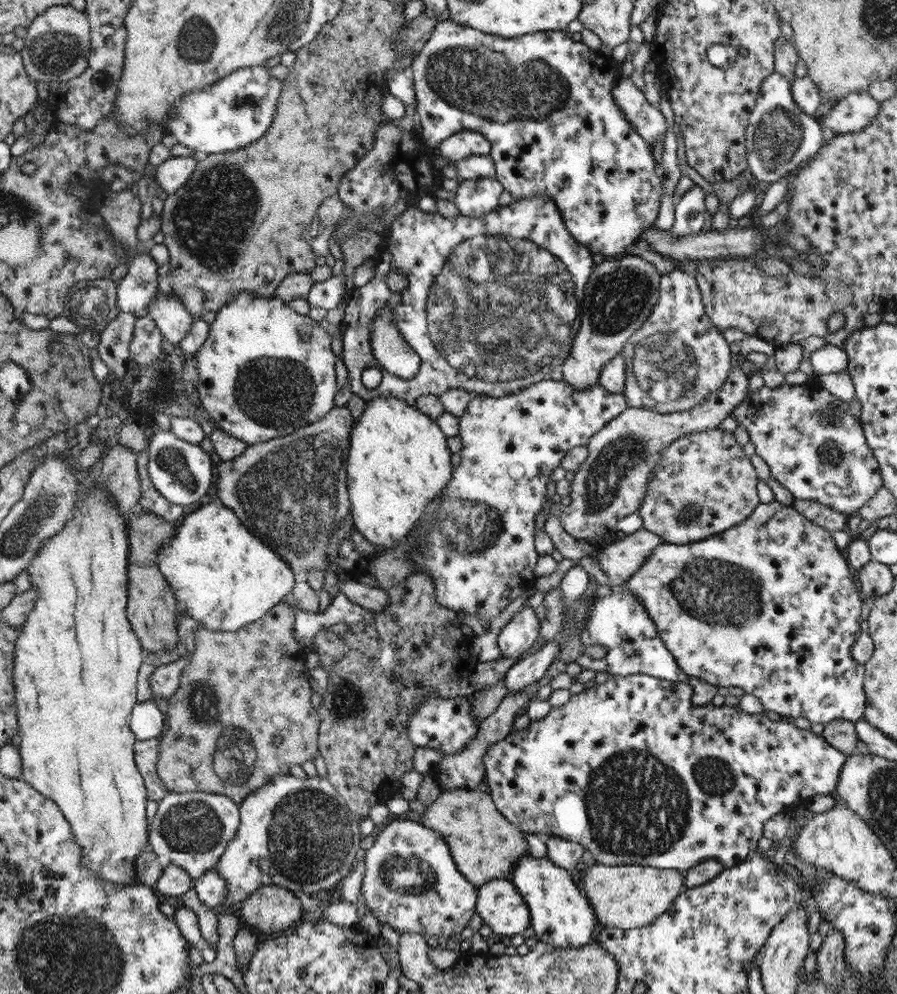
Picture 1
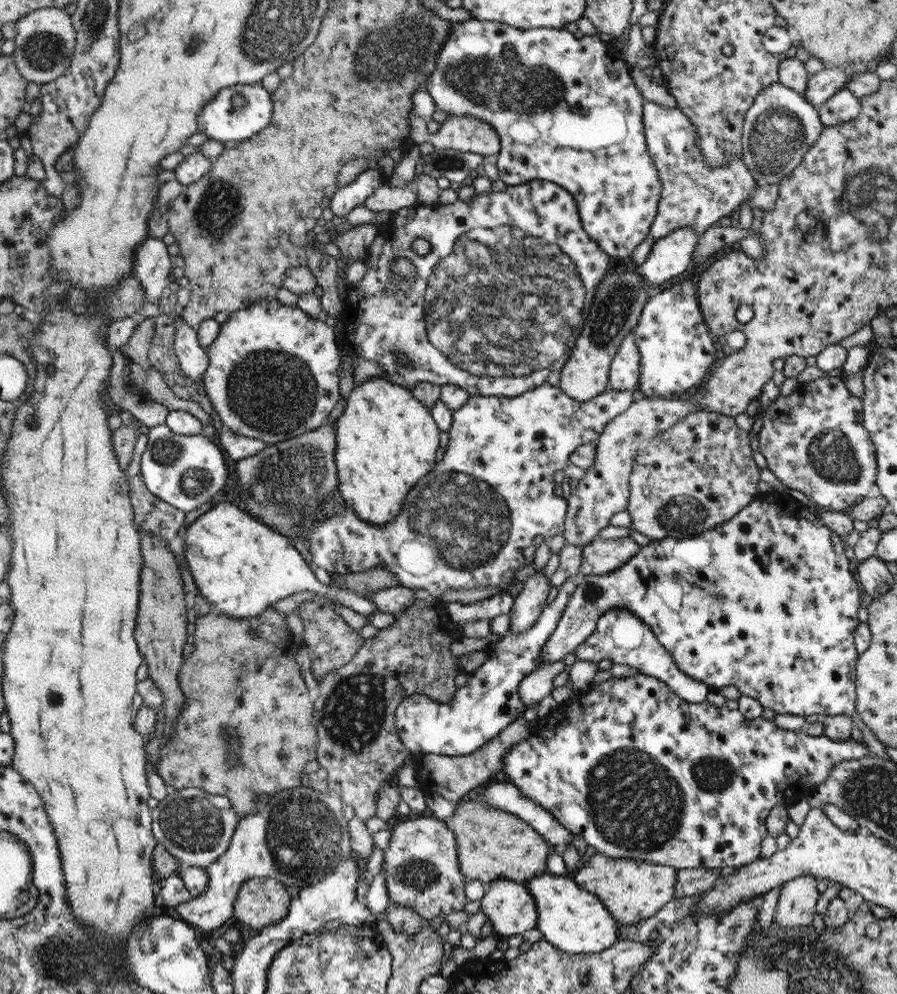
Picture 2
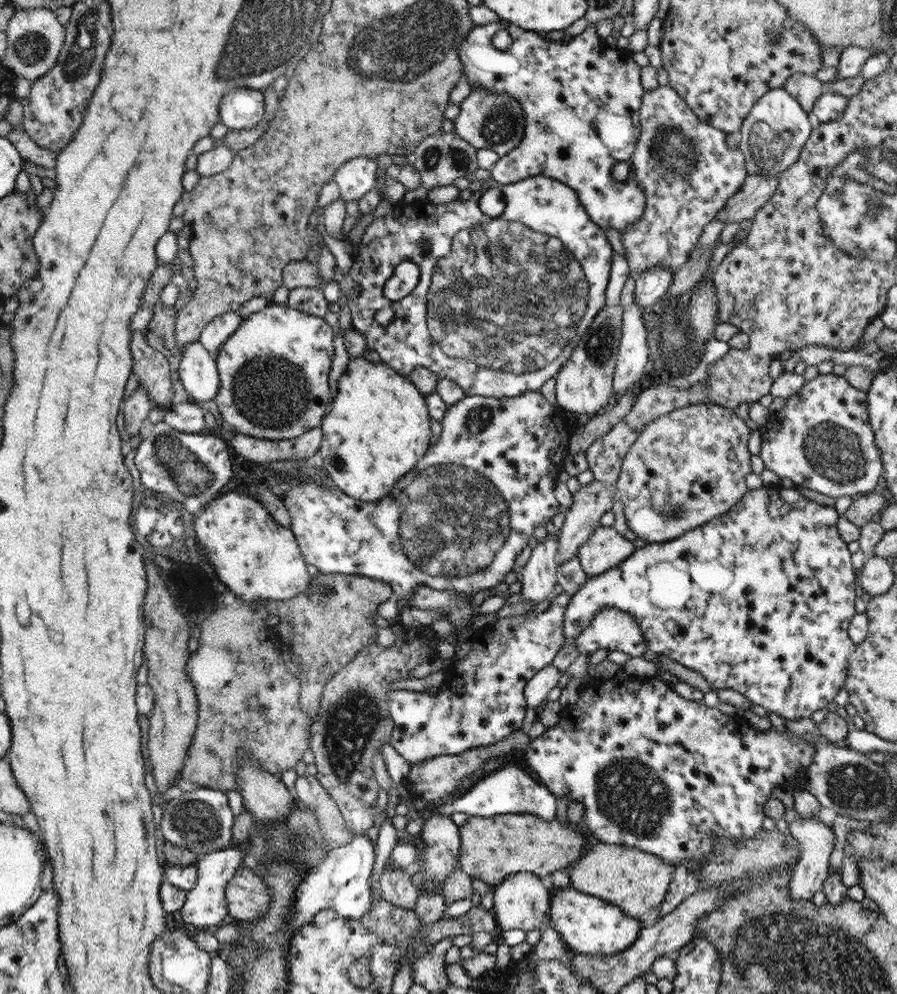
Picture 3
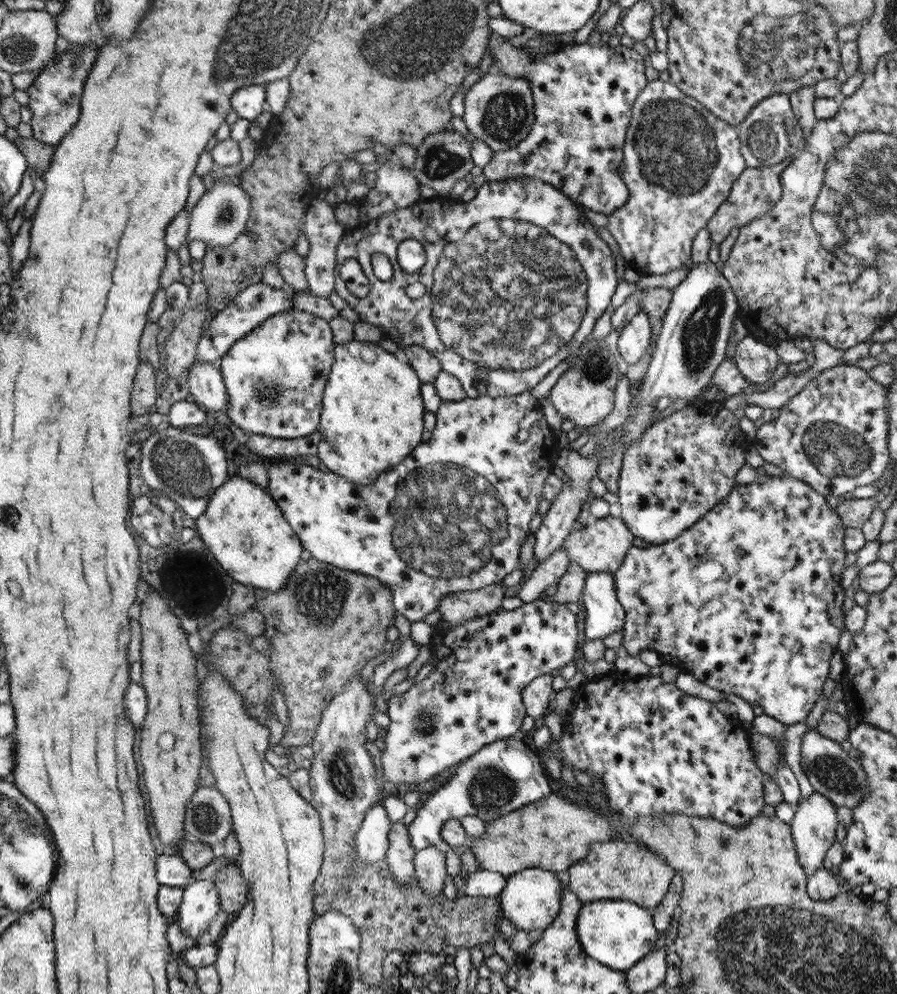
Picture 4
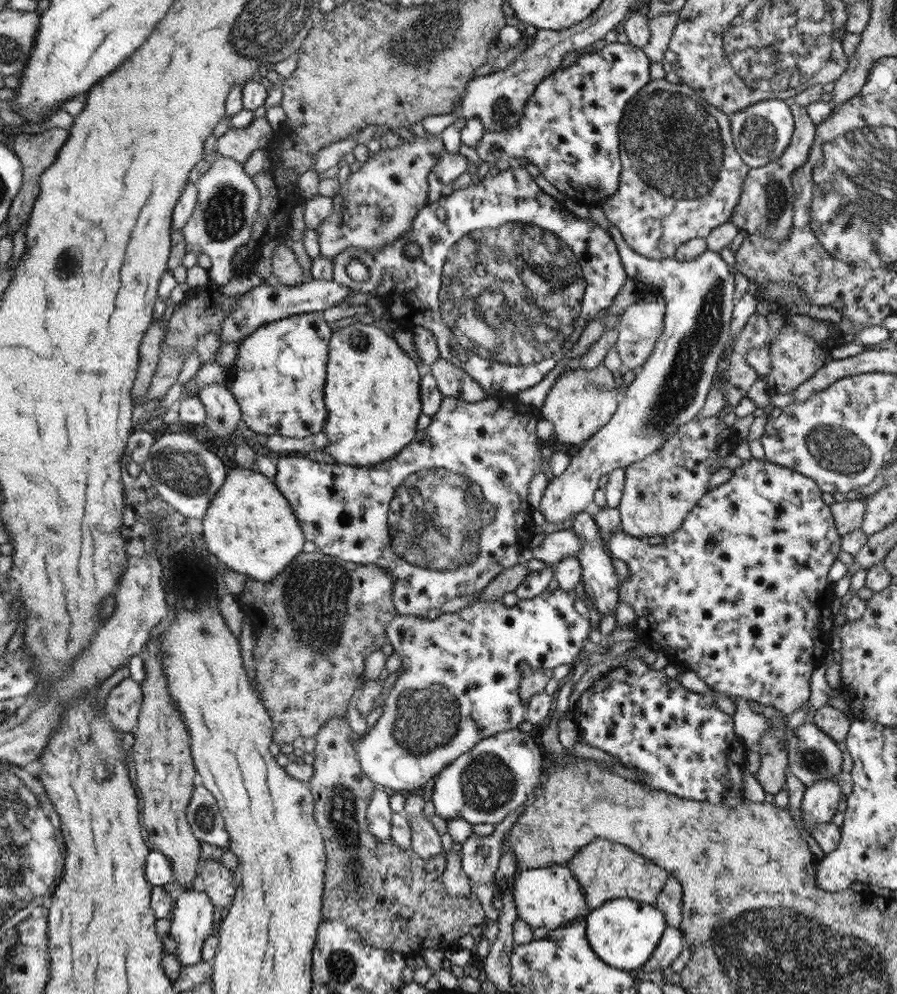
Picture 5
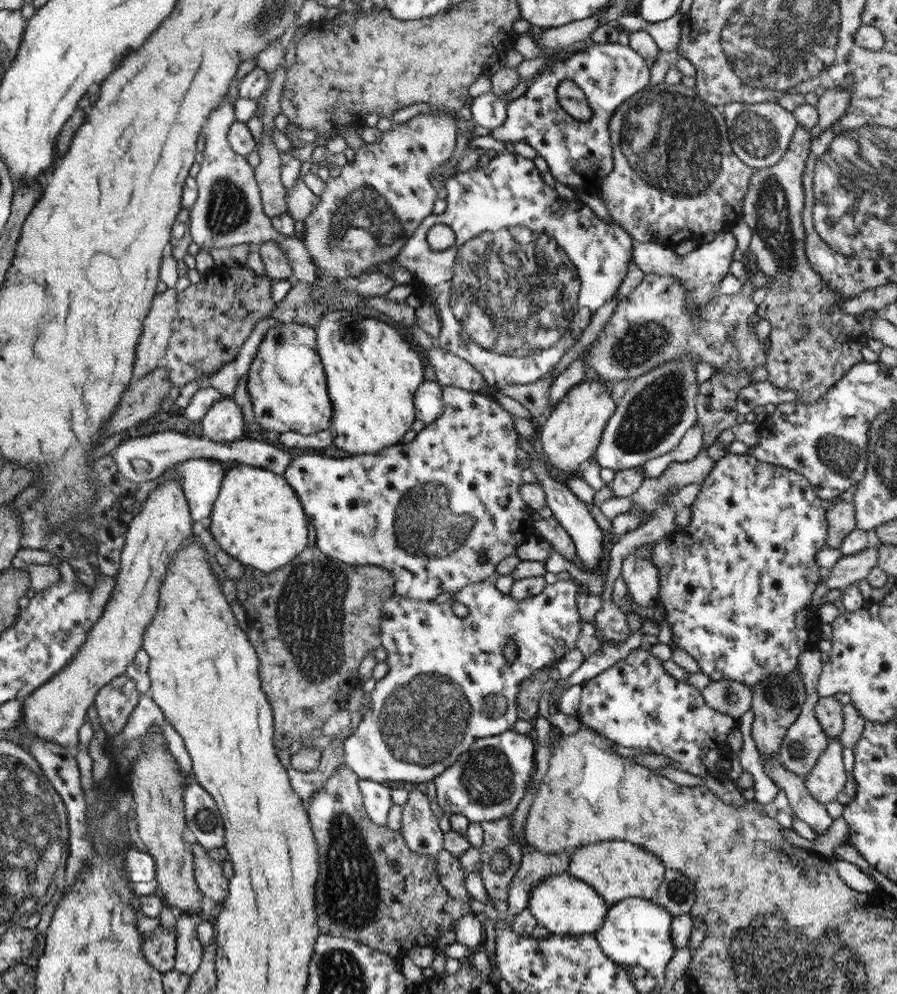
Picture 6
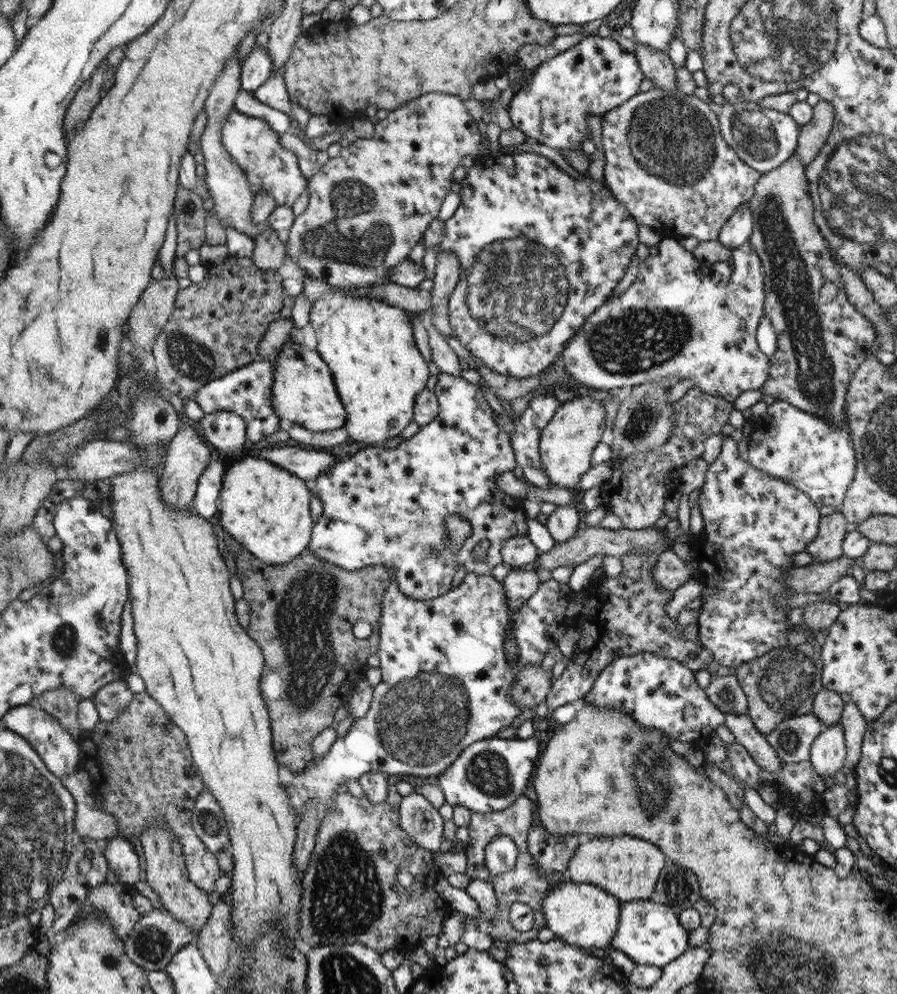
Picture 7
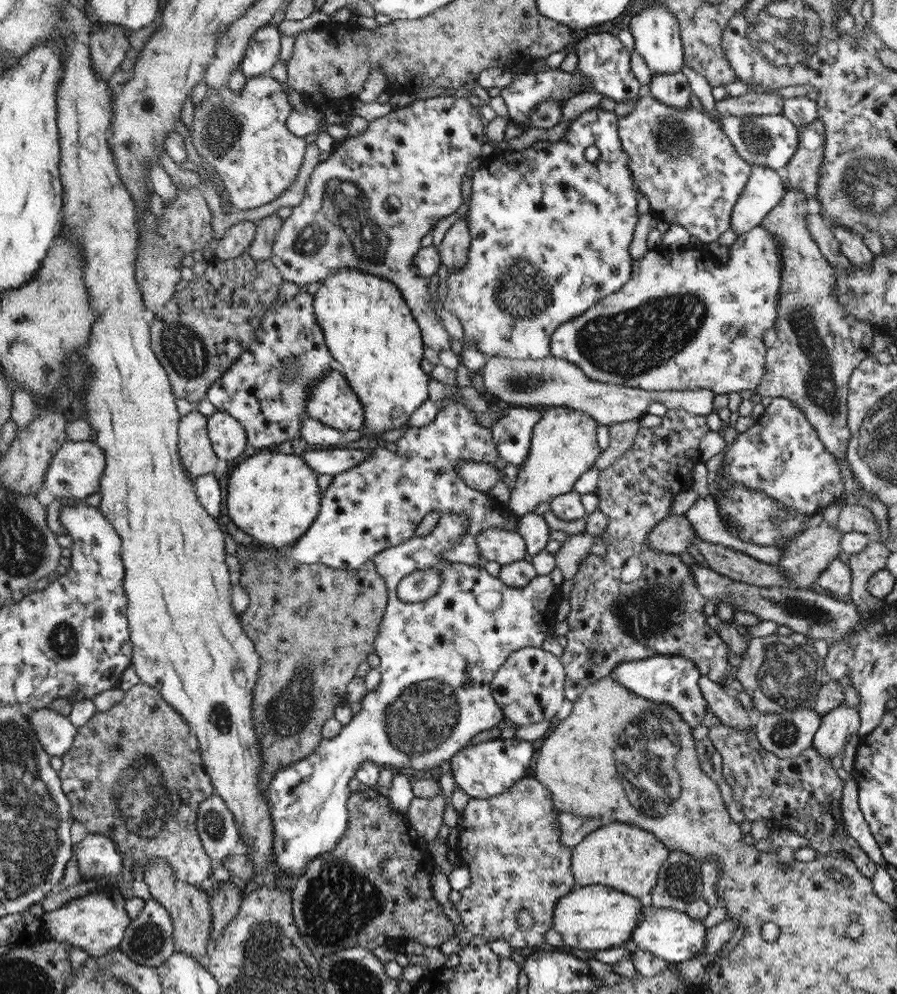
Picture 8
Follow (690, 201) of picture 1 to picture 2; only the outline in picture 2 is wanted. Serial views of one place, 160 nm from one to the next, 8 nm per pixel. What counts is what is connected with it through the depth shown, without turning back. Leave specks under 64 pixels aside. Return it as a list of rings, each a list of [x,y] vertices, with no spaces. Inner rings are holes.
[[[687,226],[655,240],[648,257],[638,266],[649,286],[666,286],[687,270],[698,239],[694,227]]]

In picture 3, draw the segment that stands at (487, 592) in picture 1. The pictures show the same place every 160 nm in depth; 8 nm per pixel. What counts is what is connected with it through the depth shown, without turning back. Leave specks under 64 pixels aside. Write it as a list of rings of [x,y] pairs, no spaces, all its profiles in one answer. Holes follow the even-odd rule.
[[[527,391],[521,396],[511,398],[494,399],[486,396],[465,396],[456,404],[449,406],[442,423],[442,434],[436,445],[427,450],[427,454],[419,460],[419,463],[395,485],[391,495],[378,502],[356,500],[348,496],[343,490],[329,484],[318,485],[310,477],[297,477],[288,482],[288,490],[282,502],[287,506],[291,518],[291,531],[298,538],[299,548],[302,550],[304,560],[312,566],[316,566],[319,572],[324,574],[362,575],[384,581],[394,589],[393,599],[407,604],[409,596],[419,586],[450,592],[467,592],[475,594],[480,590],[494,588],[503,582],[504,577],[516,564],[518,554],[526,548],[528,538],[532,536],[534,528],[548,524],[562,508],[554,498],[554,482],[560,470],[560,464],[566,454],[568,440],[576,427],[570,426],[566,411],[558,405],[552,406],[544,400],[540,391]]]

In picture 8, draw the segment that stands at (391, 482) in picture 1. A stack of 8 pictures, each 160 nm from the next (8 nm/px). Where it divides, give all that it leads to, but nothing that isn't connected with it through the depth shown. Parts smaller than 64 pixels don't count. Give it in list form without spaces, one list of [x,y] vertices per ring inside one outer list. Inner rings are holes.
[[[342,268],[320,283],[314,294],[314,309],[324,342],[331,348],[335,364],[359,394],[367,412],[367,426],[362,431],[386,433],[406,426],[410,414],[418,411],[428,398],[428,374],[420,368],[424,354],[421,328],[416,326],[415,315],[398,285],[384,280],[382,276],[360,272],[359,269]]]

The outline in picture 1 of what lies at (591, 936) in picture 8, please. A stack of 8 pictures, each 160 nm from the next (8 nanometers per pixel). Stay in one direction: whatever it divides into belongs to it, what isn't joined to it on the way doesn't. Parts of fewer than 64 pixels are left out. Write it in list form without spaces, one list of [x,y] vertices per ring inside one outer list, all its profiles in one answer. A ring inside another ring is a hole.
[[[492,879],[480,887],[476,913],[494,932],[494,937],[526,934],[531,926],[531,910],[515,883]]]

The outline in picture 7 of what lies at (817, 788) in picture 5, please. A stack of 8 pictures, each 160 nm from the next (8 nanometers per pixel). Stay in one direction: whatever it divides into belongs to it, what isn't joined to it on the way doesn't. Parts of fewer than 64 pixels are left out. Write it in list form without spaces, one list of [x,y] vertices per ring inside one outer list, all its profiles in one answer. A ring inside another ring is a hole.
[[[841,722],[824,726],[823,731],[816,737],[810,749],[809,761],[812,763],[816,774],[821,775],[822,779],[826,782],[823,775],[831,776],[841,770],[845,766],[847,750],[845,745],[844,731]]]

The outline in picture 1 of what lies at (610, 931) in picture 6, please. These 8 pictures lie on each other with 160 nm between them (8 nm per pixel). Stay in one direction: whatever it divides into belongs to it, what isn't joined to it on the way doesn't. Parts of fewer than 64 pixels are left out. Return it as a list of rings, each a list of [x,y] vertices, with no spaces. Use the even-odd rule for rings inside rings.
[[[522,856],[511,879],[515,887],[522,894],[524,901],[530,906],[531,928],[540,941],[562,948],[578,948],[596,942],[600,924],[595,906],[592,906],[590,898],[580,892],[578,886],[572,881],[573,876],[564,868],[559,868],[548,858],[534,856]]]

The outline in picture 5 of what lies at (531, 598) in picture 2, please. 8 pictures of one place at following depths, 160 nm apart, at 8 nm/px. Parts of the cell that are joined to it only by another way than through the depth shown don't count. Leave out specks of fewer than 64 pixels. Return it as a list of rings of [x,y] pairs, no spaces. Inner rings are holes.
[[[610,224],[612,236],[616,236],[618,252],[624,263],[627,275],[639,282],[652,286],[660,296],[666,300],[665,331],[654,354],[637,371],[634,381],[625,389],[624,399],[619,404],[619,411],[600,431],[580,447],[580,451],[571,457],[566,470],[550,480],[542,500],[539,511],[545,516],[547,522],[572,521],[576,515],[586,511],[586,508],[595,500],[600,476],[609,474],[618,468],[626,468],[629,464],[646,459],[652,452],[660,450],[670,436],[674,435],[680,427],[690,423],[696,418],[696,414],[703,410],[704,400],[712,378],[718,370],[718,358],[724,350],[724,344],[730,334],[730,320],[732,320],[732,308],[734,308],[734,276],[724,262],[723,252],[706,250],[693,260],[680,262],[675,258],[666,260],[650,260],[642,253],[632,250],[620,234],[620,230]]]

